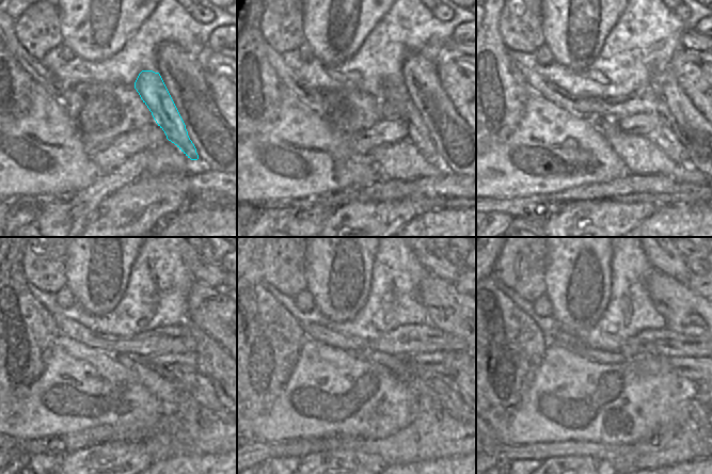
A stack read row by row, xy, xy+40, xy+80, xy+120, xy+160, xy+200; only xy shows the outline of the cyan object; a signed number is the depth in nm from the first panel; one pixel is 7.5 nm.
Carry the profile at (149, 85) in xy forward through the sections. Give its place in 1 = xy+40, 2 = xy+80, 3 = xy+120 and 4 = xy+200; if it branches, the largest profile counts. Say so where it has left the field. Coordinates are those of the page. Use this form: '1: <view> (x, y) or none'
1: xy+40 (396, 95)
2: xy+80 (663, 136)
3: xy+120 (199, 385)
4: xy+200 (693, 410)

